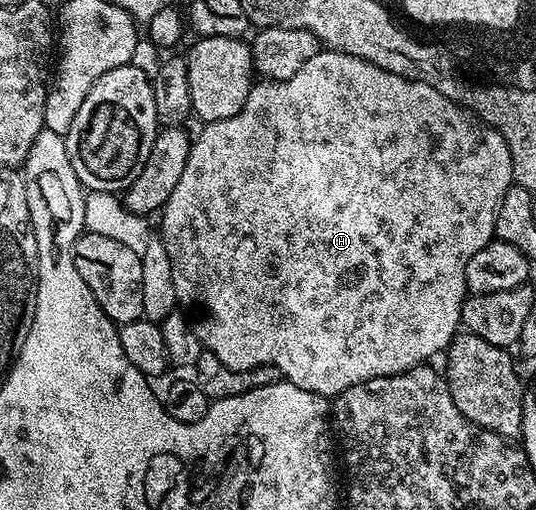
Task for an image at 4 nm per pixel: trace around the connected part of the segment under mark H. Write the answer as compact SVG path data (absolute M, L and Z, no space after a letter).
M326 49L312 55L312 59L308 59L308 63L304 63L304 67L300 67L300 71L296 71L296 75L292 75L292 79L287 81L262 79L259 82L259 85L258 82L251 84L248 99L239 113L228 119L211 121L201 126L202 134L193 138L188 163L184 163L184 172L180 175L180 183L176 183L176 188L173 189L168 203L160 213L160 218L162 217L160 237L165 241L169 258L172 259L172 275L178 292L182 295L198 293L199 299L202 300L202 322L197 322L196 332L202 341L203 350L216 355L216 359L220 359L220 363L224 363L224 367L228 367L232 371L248 371L261 365L271 365L279 369L283 378L292 382L296 387L300 387L304 391L312 391L319 397L327 399L333 399L348 387L362 385L374 377L391 377L404 372L405 369L412 369L415 365L429 362L434 359L430 357L436 356L438 352L439 356L450 348L450 343L454 340L462 324L462 304L466 302L468 296L466 287L468 259L472 259L472 255L476 255L476 251L480 251L480 247L495 240L494 224L498 208L506 192L511 185L515 184L512 171L512 151L508 151L508 143L504 139L504 135L500 135L489 125L479 123L463 106L448 100L440 91L436 91L436 87L423 81L409 81L407 77L392 75L392 71L384 71L370 61L360 59L356 55L338 53L334 49Z

